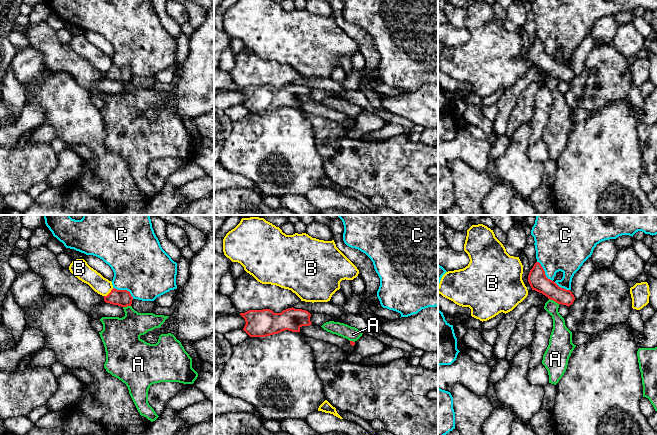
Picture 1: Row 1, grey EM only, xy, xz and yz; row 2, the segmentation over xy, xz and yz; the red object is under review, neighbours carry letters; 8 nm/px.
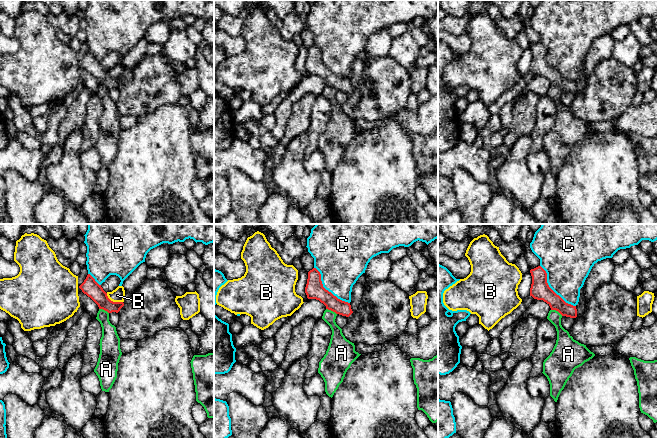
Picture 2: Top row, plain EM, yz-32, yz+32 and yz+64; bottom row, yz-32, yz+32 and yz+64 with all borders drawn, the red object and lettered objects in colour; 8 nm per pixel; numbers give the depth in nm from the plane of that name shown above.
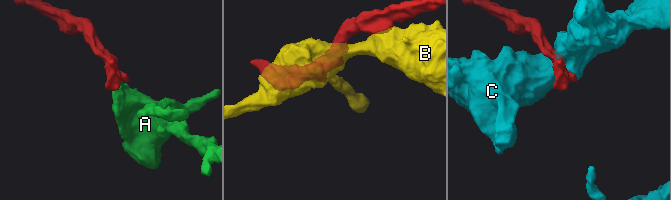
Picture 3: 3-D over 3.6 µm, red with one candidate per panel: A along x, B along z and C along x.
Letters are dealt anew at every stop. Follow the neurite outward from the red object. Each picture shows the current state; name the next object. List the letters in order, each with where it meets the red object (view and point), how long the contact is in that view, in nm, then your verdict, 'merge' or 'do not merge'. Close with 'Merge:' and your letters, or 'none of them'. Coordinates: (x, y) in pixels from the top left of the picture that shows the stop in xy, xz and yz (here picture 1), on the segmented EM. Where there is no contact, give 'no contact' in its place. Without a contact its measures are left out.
A: meets red in yz at (554, 300); contact 90 nm long; do not merge
B: meets red in xy at (109, 293); contact 100 nm long; do not merge
C: meets red in xy at (124, 290); contact 190 nm long; do not merge
Merge: none of them

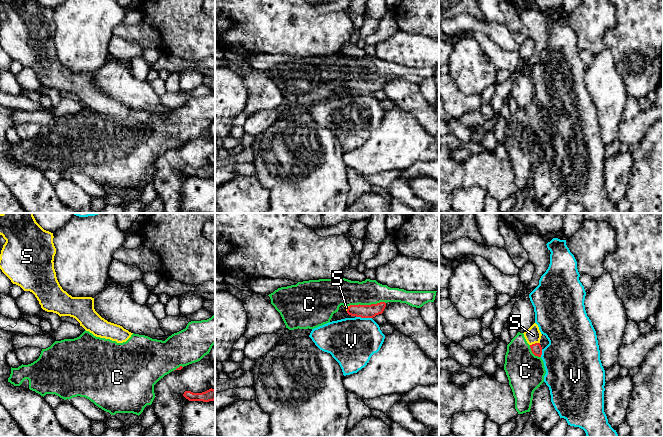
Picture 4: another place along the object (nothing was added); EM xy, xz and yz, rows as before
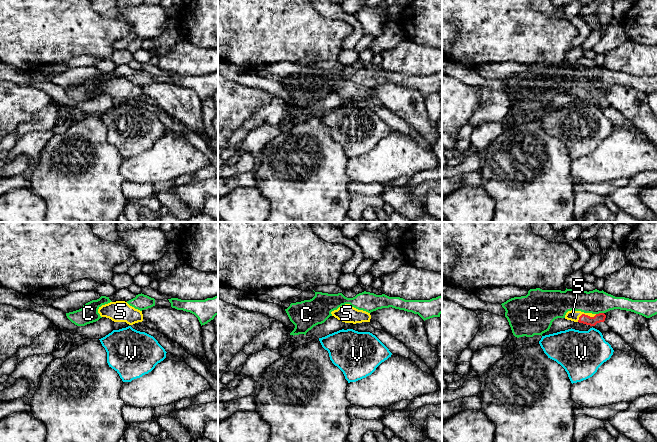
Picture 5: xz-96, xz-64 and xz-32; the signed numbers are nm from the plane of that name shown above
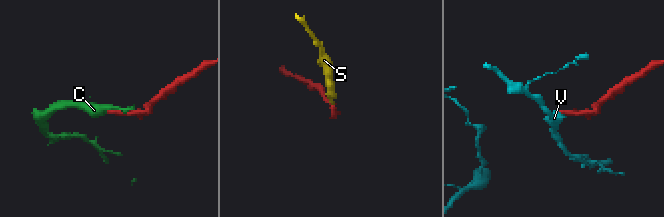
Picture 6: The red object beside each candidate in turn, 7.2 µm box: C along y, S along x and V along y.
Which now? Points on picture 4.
C: meets red in xz at (367, 305); contact 300 nm long; do not merge
S: meets red in yz at (535, 343); contact 80 nm long; merge
V: meets red in xz at (364, 317); contact 130 nm long; do not merge
Merge: S

